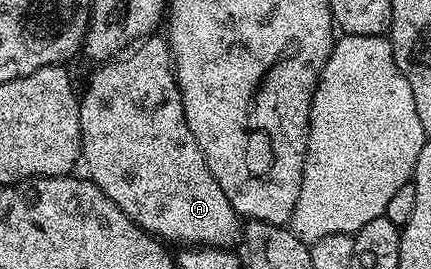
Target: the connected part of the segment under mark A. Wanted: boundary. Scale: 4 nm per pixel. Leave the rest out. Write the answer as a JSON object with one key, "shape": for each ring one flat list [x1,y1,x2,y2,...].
{"shape":[[146,36,140,41,136,43,132,48,126,49,124,53,120,56,111,57,108,60,102,61,100,63,101,66,98,68,97,71,94,72,93,75,89,78,89,83,85,86,85,94,84,90,83,93,80,95,79,98,79,105,81,108,81,156,80,161,83,163,85,162,85,166,89,171,87,171,87,177,89,181,94,182,94,184,102,190,105,195,108,196,110,200,123,211,127,217,129,217,135,225,139,227,140,230,145,230,149,234,152,234,154,238,158,240,164,240,166,243,169,242,181,242,177,244,188,244,191,246,219,246,222,248,229,248,232,247,234,244,233,241,240,239,243,234,243,222,242,219,237,215,235,212,235,208,231,204,231,200,227,200,227,196,223,196,223,188,219,188,219,180,215,180,215,176,211,176,211,168,207,168,207,160,203,156,203,152,199,148,199,144,195,144,195,136,191,136,191,128,187,128,187,120,183,116,183,100,181,99,181,93,179,92,179,88,177,87,177,75,173,68,173,55,169,52,169,44,168,41,164,37,157,38,158,36]]}

